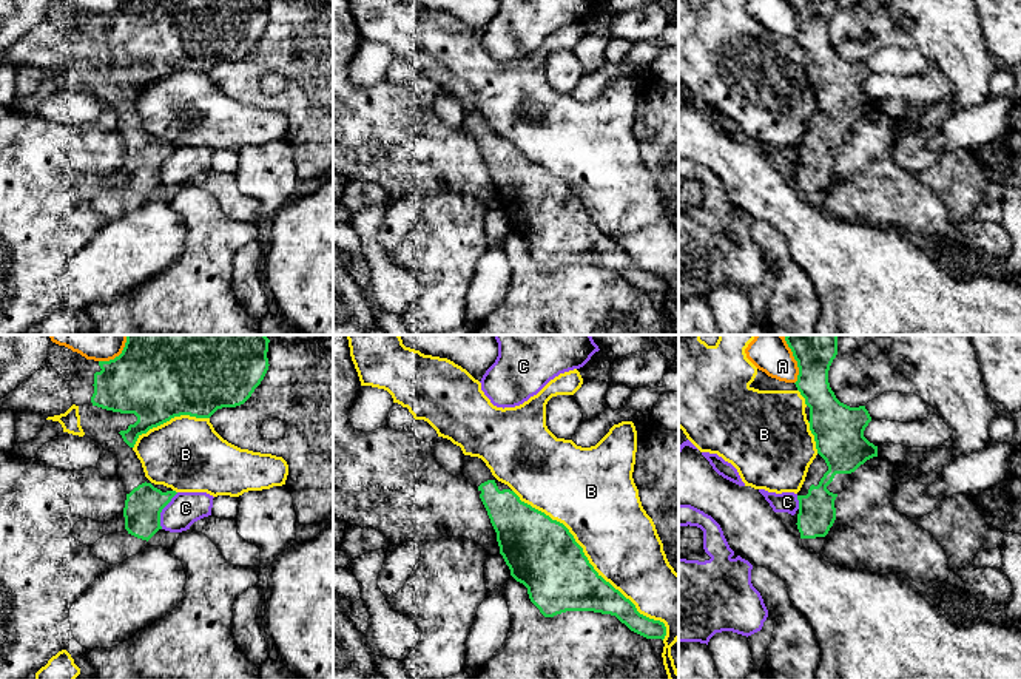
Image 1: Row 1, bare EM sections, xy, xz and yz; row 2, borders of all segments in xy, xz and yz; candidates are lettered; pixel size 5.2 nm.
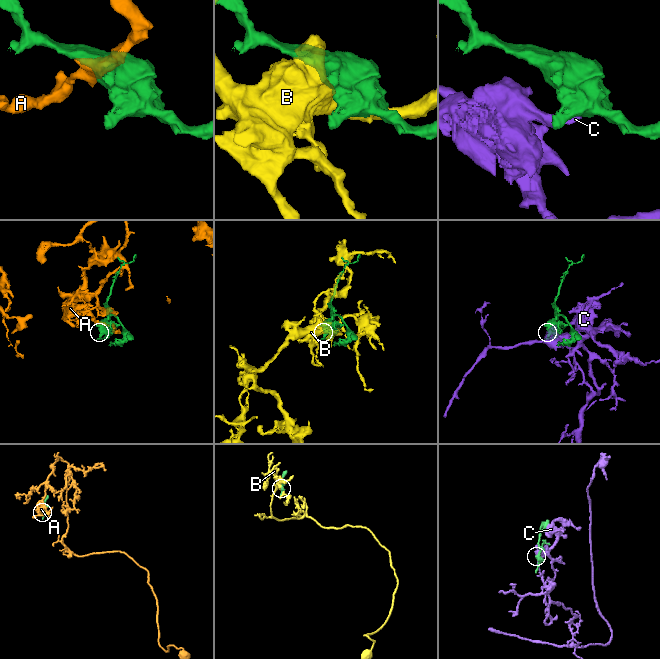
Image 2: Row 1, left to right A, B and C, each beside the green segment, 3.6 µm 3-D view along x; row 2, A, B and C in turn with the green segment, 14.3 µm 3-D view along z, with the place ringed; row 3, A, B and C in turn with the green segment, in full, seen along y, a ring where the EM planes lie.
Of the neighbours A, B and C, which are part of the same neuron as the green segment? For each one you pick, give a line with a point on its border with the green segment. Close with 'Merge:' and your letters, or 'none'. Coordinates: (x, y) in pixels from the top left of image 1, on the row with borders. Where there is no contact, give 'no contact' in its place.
Merge: none

